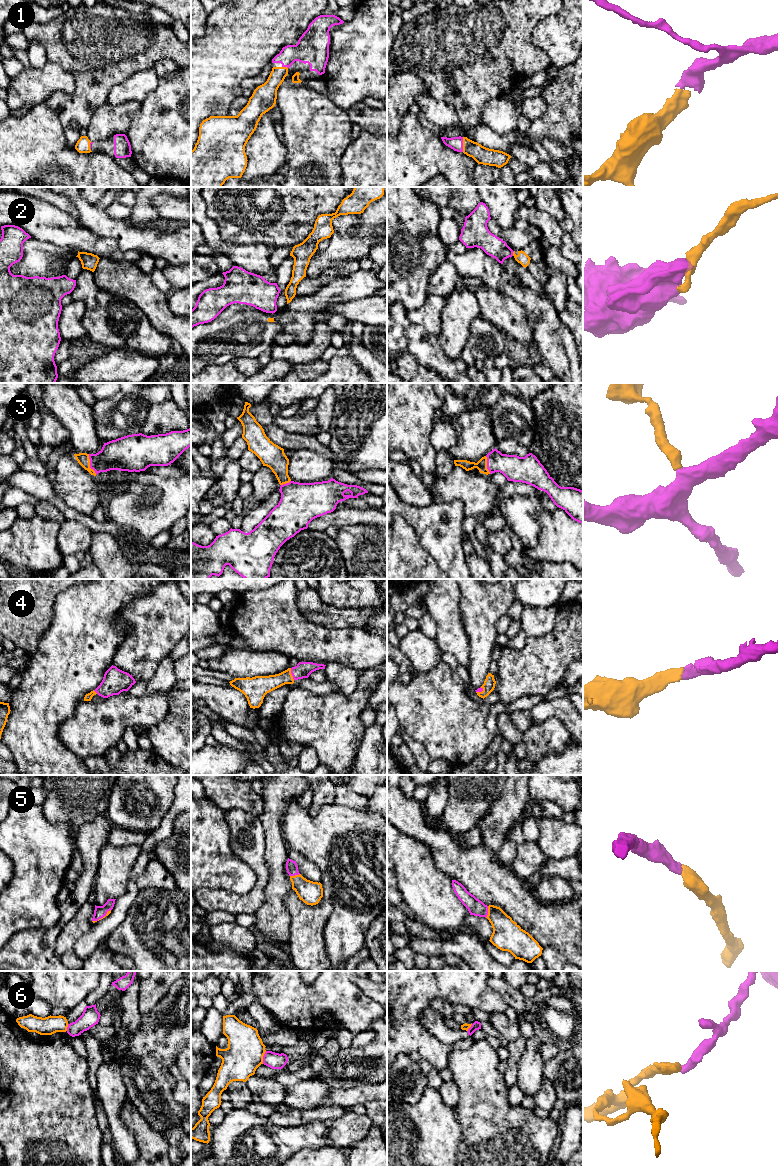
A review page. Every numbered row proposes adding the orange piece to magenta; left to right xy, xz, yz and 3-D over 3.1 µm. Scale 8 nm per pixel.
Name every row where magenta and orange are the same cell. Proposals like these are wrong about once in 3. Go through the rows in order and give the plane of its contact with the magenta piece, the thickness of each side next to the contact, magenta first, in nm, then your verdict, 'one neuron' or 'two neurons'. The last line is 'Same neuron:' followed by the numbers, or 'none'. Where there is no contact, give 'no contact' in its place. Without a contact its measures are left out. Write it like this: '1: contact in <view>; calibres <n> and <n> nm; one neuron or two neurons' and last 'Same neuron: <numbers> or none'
1: contact in yz; calibres 110 and 140 nm; one neuron
2: contact in yz; calibres 160 and 90 nm; two neurons
3: contact in xy; calibres 240 and 100 nm; one neuron
4: contact in xz; calibres 130 and 140 nm; one neuron
5: contact in yz; calibres 130 and 240 nm; one neuron
6: contact in xz; calibres 130 and 300 nm; two neurons
Same neuron: 1, 3, 4, 5

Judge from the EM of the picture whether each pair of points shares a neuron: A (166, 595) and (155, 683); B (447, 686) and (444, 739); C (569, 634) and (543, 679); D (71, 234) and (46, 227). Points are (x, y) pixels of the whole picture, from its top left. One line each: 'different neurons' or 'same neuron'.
A: different neurons
B: same neuron
C: same neuron
D: same neuron

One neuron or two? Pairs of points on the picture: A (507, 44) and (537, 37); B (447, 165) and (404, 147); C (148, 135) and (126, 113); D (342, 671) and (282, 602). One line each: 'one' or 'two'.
A: two
B: one
C: two
D: two

